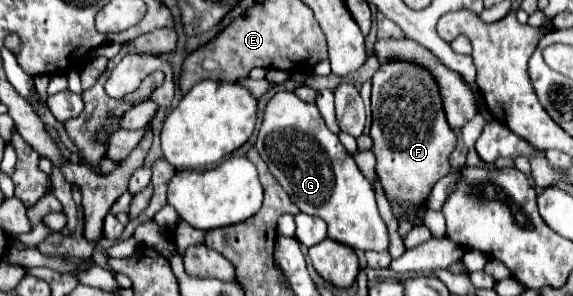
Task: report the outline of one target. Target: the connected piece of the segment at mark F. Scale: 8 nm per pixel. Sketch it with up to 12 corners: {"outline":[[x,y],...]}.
{"outline":[[387,60],[371,138],[391,212],[425,206],[455,150],[431,72]]}

